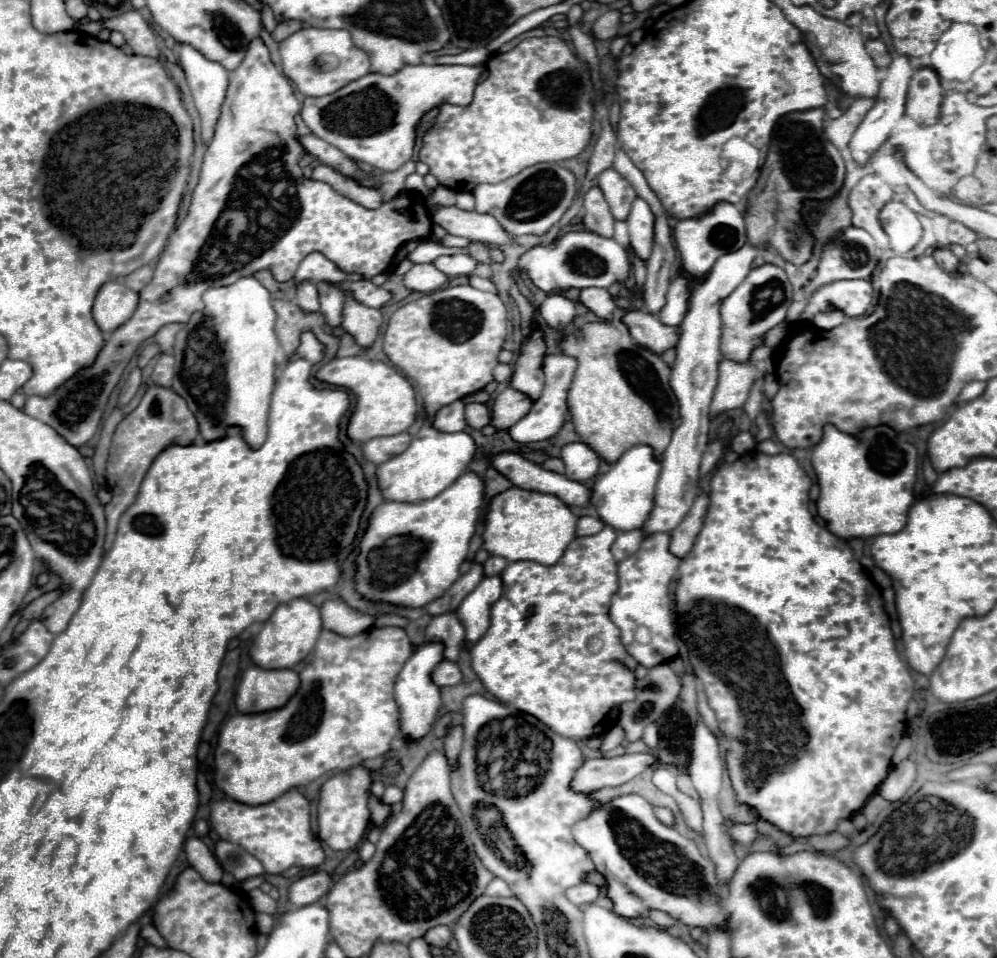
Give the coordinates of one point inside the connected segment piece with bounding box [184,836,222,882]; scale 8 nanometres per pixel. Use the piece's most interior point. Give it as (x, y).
(202, 859)

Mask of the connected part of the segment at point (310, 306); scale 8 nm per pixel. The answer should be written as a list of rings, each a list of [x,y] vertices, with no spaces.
[[[300,282],[298,284],[298,294],[296,294],[296,304],[306,310],[306,312],[314,312],[320,310],[318,304],[318,290],[312,282]]]

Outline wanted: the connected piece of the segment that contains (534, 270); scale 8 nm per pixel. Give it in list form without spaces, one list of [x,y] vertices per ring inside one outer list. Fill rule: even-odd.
[[[568,232],[560,236],[554,246],[536,246],[520,258],[520,268],[528,272],[532,282],[546,294],[568,288],[610,288],[614,282],[626,282],[630,276],[630,262],[626,250],[612,238],[592,232]]]

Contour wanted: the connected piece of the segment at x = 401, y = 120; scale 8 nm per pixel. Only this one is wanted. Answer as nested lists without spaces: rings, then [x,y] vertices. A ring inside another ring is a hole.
[[[418,64],[404,66],[404,70],[392,76],[366,74],[364,78],[344,86],[344,90],[336,90],[336,94],[328,94],[324,98],[306,98],[302,106],[302,118],[318,138],[336,146],[348,158],[366,162],[384,172],[392,172],[412,158],[416,128],[422,116],[444,102],[468,106],[484,70],[484,64]]]

